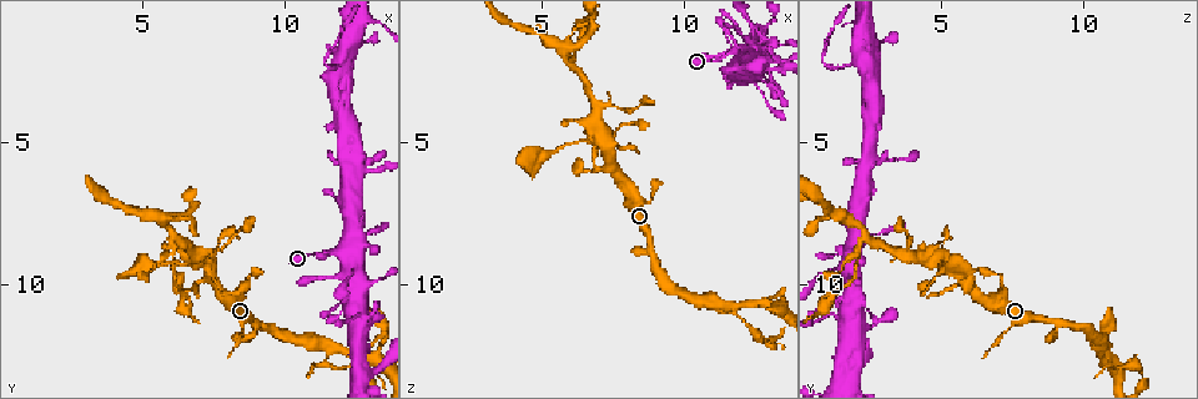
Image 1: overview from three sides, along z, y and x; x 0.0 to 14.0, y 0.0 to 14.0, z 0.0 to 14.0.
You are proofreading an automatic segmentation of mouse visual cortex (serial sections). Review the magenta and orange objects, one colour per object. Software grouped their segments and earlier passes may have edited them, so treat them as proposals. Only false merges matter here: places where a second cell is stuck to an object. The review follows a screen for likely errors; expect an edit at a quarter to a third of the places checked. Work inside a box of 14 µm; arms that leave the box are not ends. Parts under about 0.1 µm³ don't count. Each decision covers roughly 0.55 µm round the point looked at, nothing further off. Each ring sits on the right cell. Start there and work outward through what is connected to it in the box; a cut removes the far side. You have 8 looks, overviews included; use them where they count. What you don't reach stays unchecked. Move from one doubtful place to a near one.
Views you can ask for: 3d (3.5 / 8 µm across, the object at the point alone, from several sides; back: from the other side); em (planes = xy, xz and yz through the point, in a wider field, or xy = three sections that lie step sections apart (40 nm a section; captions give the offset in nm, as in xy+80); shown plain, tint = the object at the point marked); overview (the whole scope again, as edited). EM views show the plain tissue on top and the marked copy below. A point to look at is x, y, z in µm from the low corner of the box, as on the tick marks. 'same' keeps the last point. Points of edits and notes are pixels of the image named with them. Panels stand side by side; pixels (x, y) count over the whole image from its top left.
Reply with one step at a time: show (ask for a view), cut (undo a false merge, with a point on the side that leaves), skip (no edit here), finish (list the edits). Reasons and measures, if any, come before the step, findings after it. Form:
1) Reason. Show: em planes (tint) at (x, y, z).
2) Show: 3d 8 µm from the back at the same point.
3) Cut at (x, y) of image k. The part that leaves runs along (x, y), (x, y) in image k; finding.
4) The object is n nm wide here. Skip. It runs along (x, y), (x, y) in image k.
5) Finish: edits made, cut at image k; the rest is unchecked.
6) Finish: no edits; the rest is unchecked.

Show: 3d 8 µm at (6.6, 10.2, 6.0).

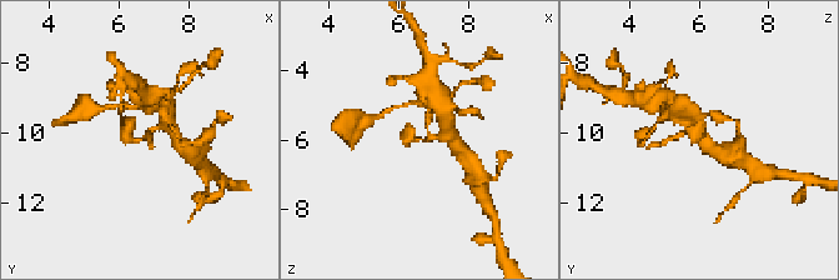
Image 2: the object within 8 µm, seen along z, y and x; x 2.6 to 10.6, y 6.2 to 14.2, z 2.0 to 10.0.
Show: em planes (tint) at (6.6, 10.2, 6.1).

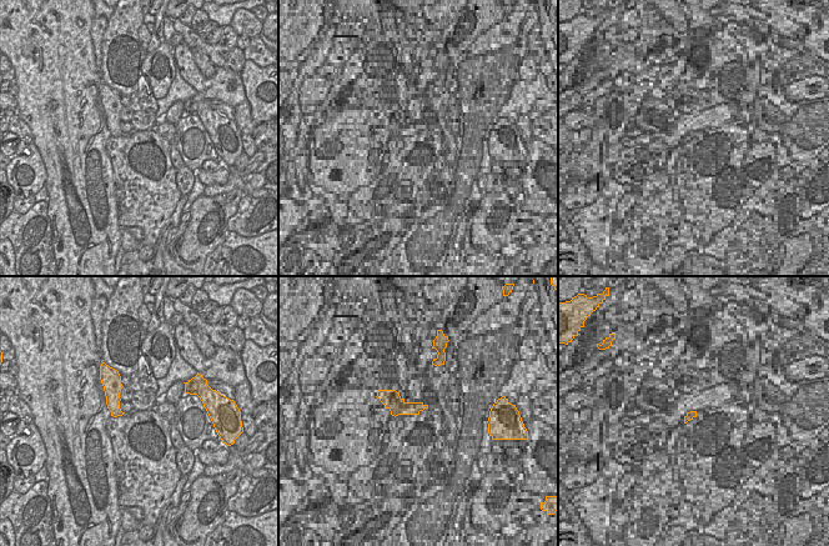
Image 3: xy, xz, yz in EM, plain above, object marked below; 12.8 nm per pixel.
Skip. It runs along (170, 124), (132, 140), (134, 116) in image 2; all the same cell.

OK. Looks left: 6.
Small branch off a trunk. Show: 3d 3.5 µm at (11.4, 12.0, 10.7).

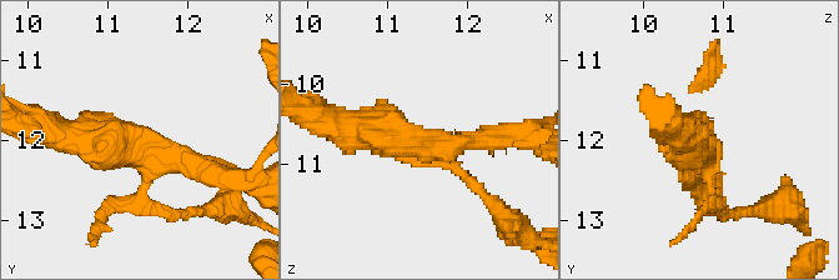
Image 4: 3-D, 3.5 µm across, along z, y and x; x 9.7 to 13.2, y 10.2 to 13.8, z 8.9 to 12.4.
3 arms meet here; the arms are 150, 250, 450 nm wide; shape alone is not enough. Show: em xy step 3 (tint) at (11.45, 12.10, 10.75).

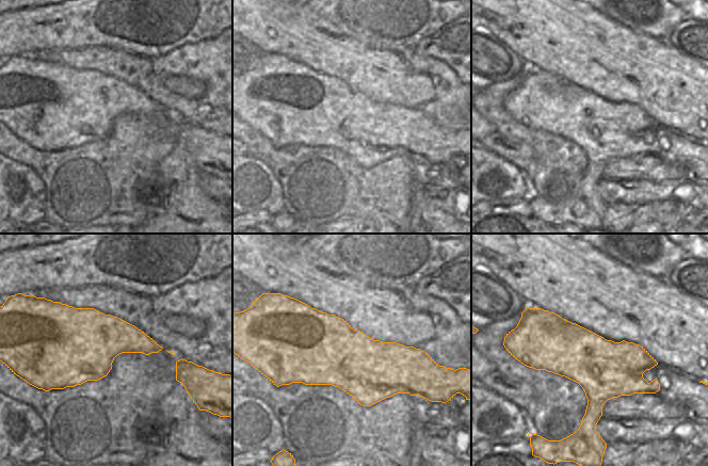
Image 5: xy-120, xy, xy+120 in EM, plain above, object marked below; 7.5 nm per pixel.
Cut at (175, 214) of image 4. Two cells meet here.

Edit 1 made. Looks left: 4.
Sharp bend. Show: 3d 3.5 µm at (6.2, 8.3, 2.4).

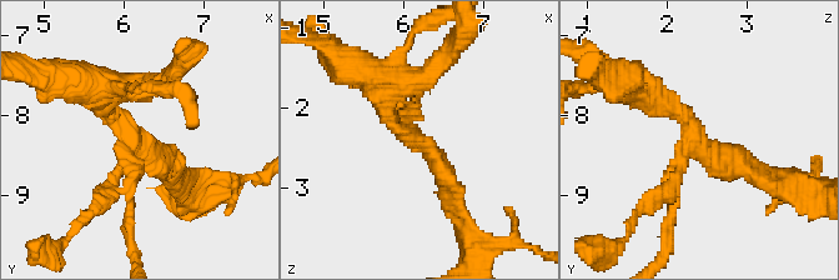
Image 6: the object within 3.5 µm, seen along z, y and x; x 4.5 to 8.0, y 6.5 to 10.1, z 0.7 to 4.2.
Skip. It runs along (754, 176), (646, 91) in image 6; continuous, no second cell.

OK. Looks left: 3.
Finish: edits made, cut at image 4; the rest is unchecked.

